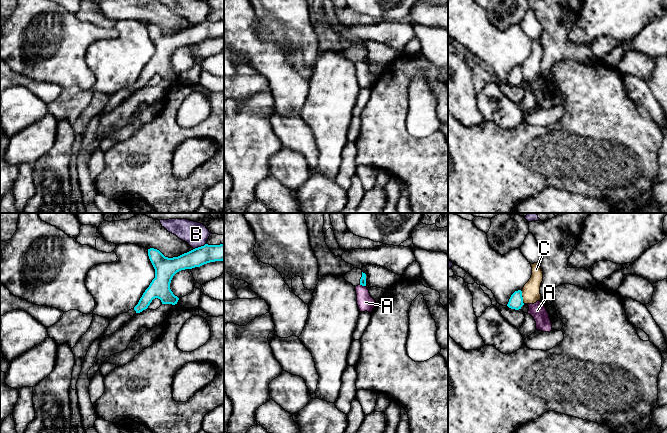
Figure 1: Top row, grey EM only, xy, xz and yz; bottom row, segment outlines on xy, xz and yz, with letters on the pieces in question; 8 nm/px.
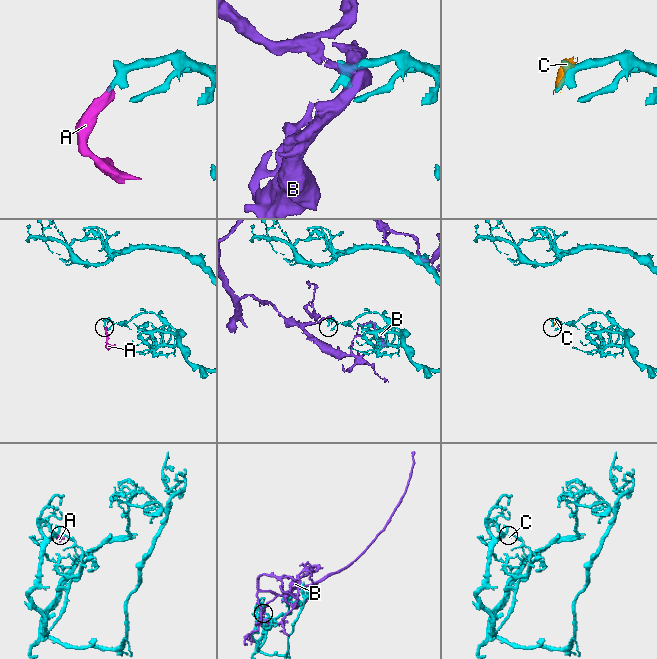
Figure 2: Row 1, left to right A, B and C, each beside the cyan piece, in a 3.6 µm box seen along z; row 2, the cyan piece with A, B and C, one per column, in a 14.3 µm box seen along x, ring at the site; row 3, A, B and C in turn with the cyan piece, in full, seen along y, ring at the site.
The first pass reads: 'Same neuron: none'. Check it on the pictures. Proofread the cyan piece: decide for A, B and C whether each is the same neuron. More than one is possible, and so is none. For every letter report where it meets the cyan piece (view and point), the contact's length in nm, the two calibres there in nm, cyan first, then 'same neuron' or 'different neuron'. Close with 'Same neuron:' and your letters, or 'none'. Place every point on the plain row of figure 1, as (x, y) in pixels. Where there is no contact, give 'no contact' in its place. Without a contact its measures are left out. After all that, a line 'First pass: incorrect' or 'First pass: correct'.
A: contact xz (362, 61); length 40 nm; calibres 50 and 140 nm; different neuron
B: contact xy (199, 23); length 120 nm; calibres 150 and 190 nm; different neuron
C: contact yz (522, 73); length 110 nm; calibres 110 and 140 nm; different neuron
Same neuron: none
First pass: correct

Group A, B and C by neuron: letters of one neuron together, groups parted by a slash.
A C / B

